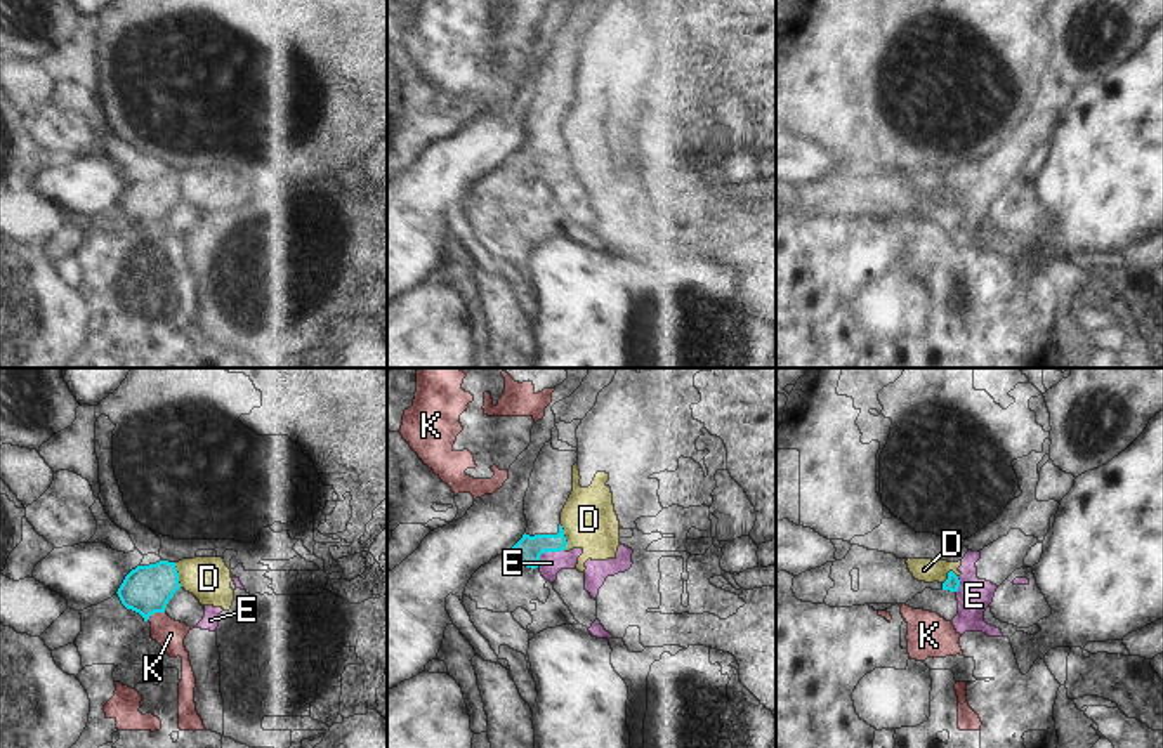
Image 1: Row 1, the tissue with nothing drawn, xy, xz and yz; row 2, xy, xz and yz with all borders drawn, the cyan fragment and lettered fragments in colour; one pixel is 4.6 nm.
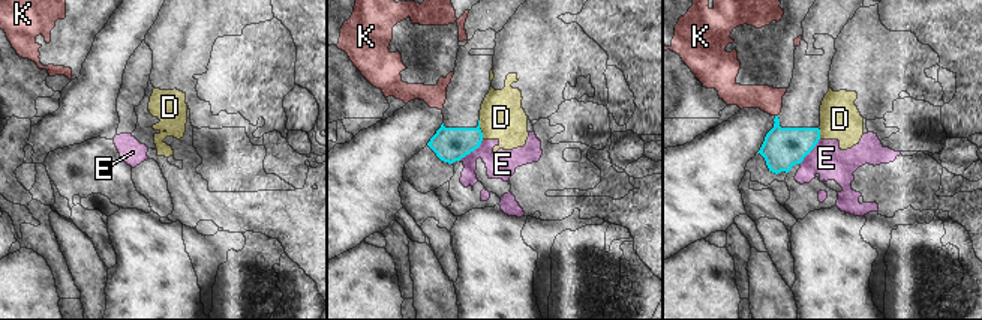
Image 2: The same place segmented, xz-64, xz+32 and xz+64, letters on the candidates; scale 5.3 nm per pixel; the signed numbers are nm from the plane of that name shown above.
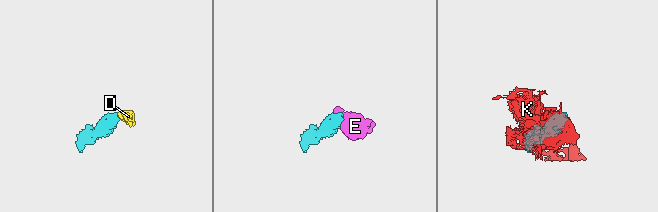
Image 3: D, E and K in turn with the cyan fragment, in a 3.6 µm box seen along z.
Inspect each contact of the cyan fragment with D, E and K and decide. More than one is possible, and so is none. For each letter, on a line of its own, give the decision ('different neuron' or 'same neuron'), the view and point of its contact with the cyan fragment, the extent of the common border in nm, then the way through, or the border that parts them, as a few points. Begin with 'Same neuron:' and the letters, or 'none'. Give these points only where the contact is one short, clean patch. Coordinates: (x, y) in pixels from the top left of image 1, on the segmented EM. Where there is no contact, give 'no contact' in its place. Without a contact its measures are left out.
Same neuron: none
D: different neuron; meets cyan in xy at (177, 575); contact 120 nm long
E: different neuron; meets cyan in xz at (547, 551); contact 160 nm long
K: different neuron; meets cyan in xy at (155, 611); contact 100 nm long

